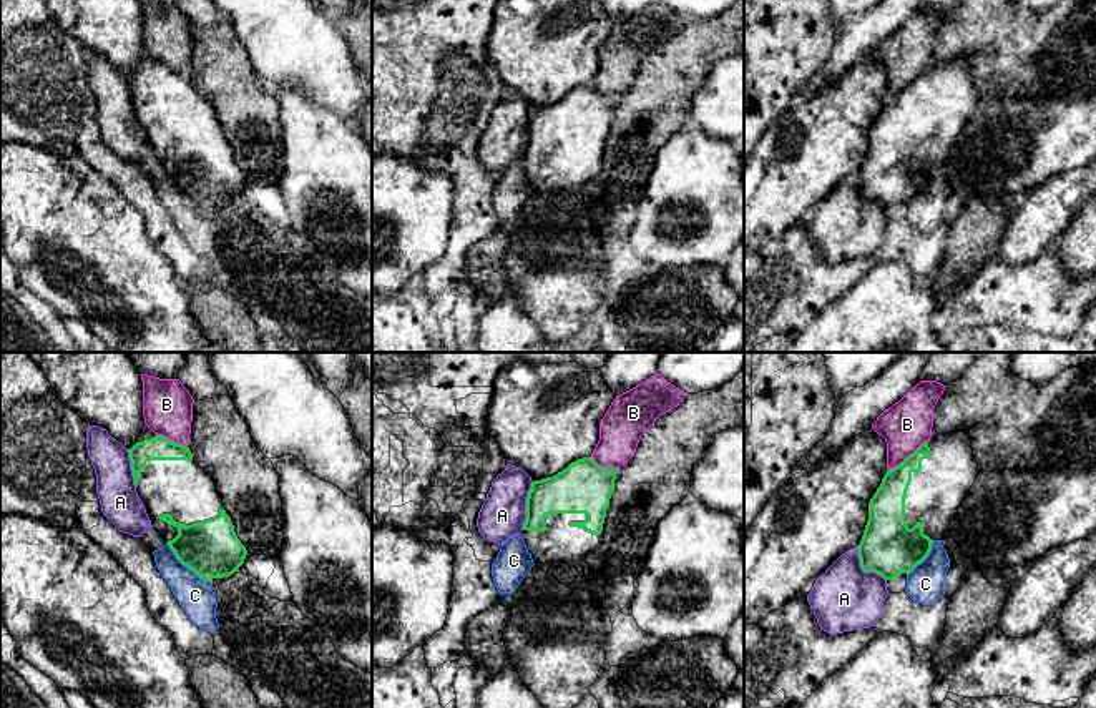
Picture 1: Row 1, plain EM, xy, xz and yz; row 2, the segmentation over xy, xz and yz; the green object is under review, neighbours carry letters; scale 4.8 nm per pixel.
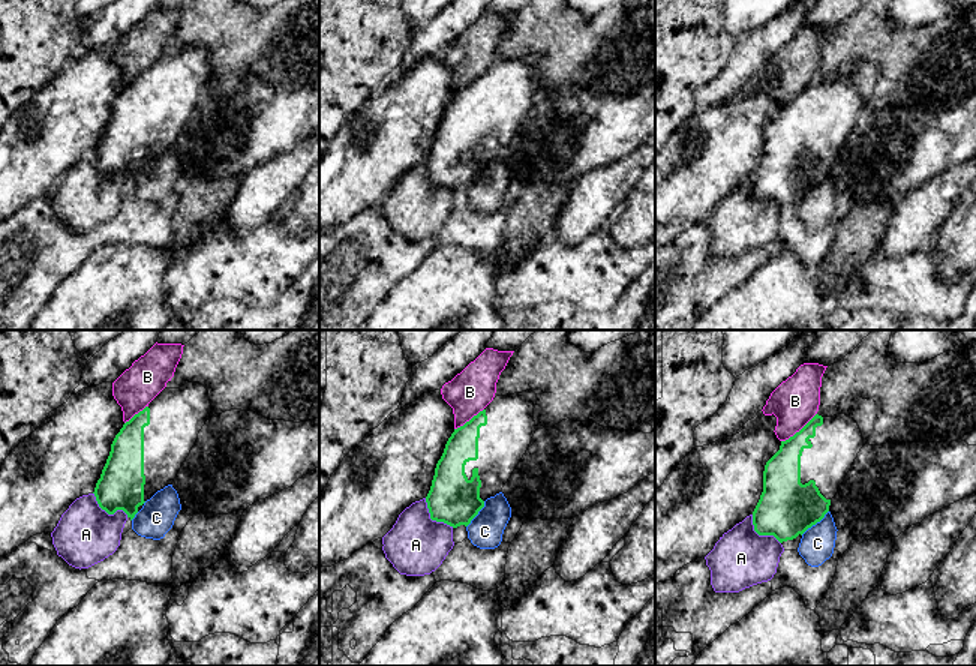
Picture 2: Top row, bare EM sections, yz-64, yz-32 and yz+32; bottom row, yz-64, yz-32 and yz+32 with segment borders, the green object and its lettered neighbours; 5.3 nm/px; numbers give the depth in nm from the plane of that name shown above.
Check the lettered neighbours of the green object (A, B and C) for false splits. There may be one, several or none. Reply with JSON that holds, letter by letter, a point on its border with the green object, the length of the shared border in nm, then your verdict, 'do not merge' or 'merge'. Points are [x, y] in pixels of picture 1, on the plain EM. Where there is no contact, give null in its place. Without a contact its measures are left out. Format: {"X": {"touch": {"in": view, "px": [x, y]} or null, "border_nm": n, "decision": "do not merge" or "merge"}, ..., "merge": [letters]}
{"A": {"touch": {"in": "xz", "px": [527, 133]}, "border_nm": 240, "decision": "do not merge"}, "B": {"touch": {"in": "yz", "px": [909, 83]}, "border_nm": 240, "decision": "do not merge"}, "C": {"touch": {"in": "xy", "px": [185, 191]}, "border_nm": 280, "decision": "do not merge"}, "merge": []}

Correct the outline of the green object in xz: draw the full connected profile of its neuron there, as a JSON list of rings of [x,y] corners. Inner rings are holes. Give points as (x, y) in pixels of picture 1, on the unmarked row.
[[[583,85],[531,111],[520,161],[535,193],[588,186],[599,171],[616,101]]]

